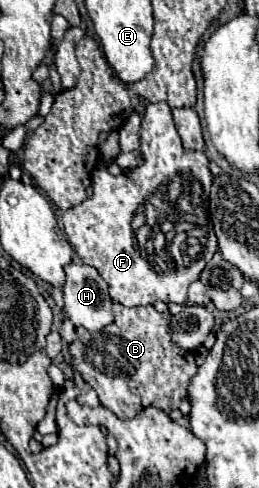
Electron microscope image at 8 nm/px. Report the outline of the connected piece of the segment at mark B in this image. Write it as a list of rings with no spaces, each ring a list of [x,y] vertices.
[[[113,301],[113,323],[109,327],[97,333],[89,333],[87,329],[77,327],[77,339],[69,345],[71,365],[97,391],[99,401],[121,419],[133,419],[147,405],[157,405],[169,413],[177,409],[179,403],[187,397],[189,383],[197,375],[195,353],[177,349],[177,345],[173,345],[169,337],[169,317],[169,313],[155,311],[153,305],[127,309],[121,303]]]

